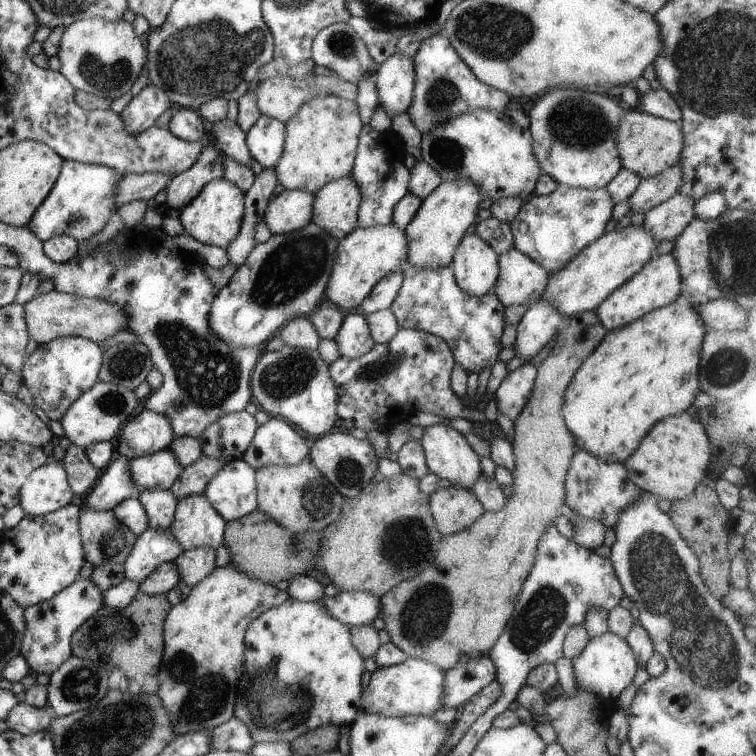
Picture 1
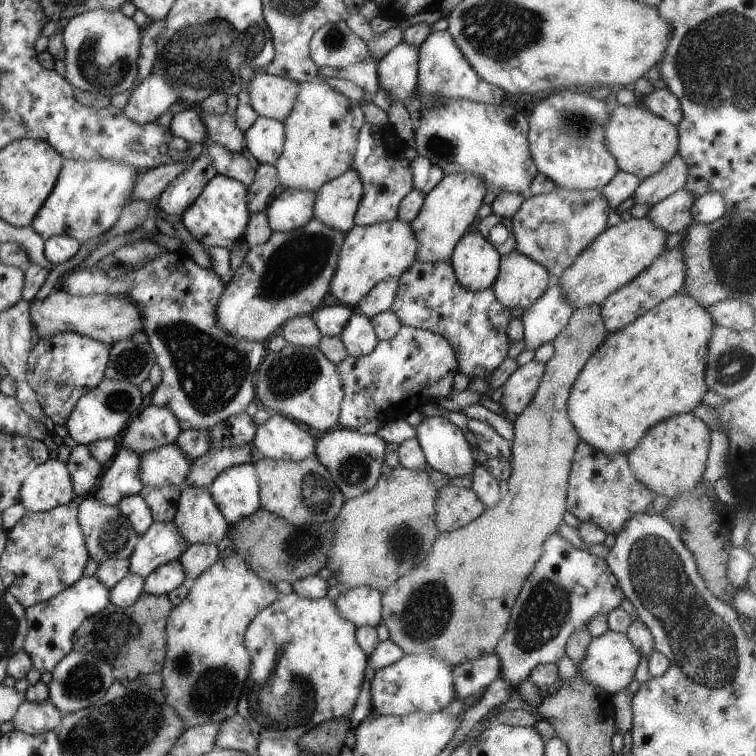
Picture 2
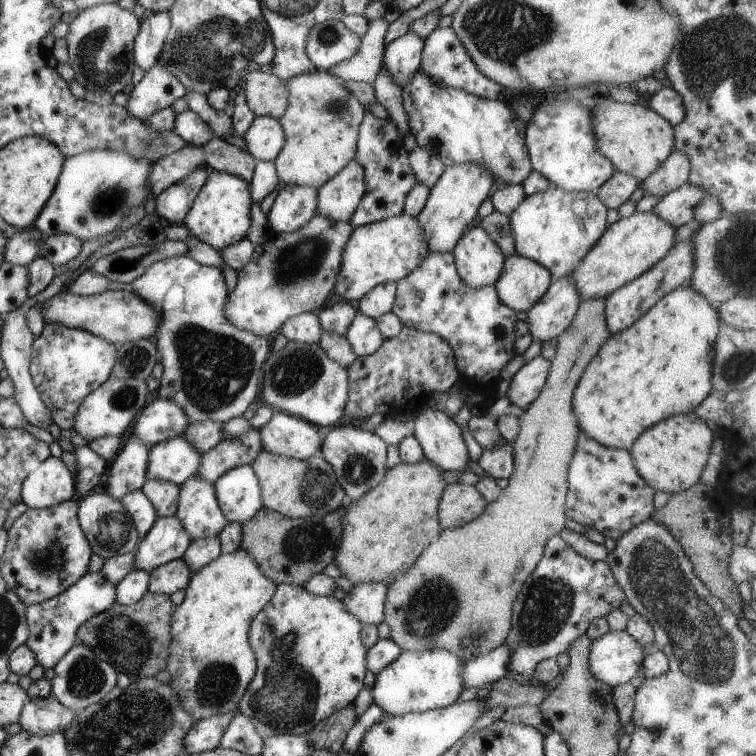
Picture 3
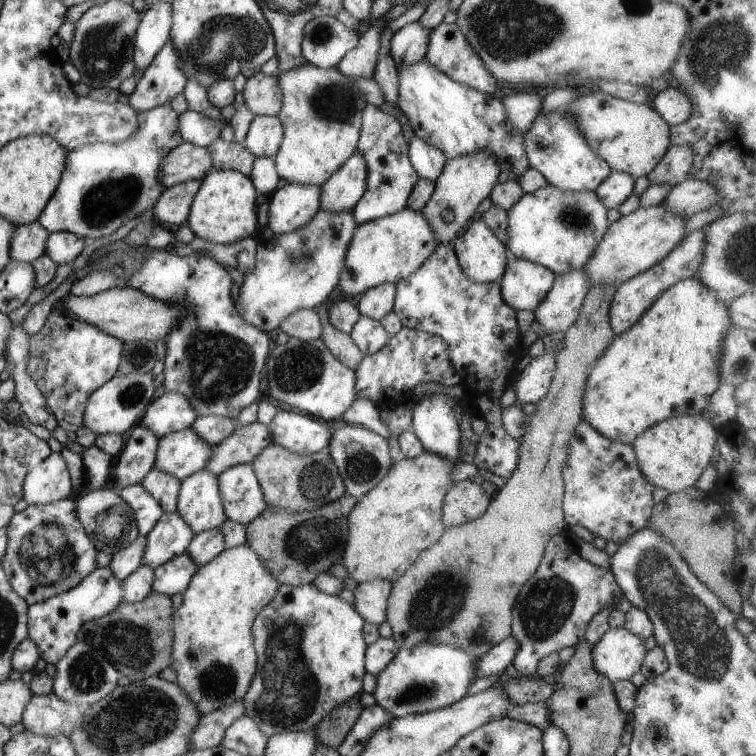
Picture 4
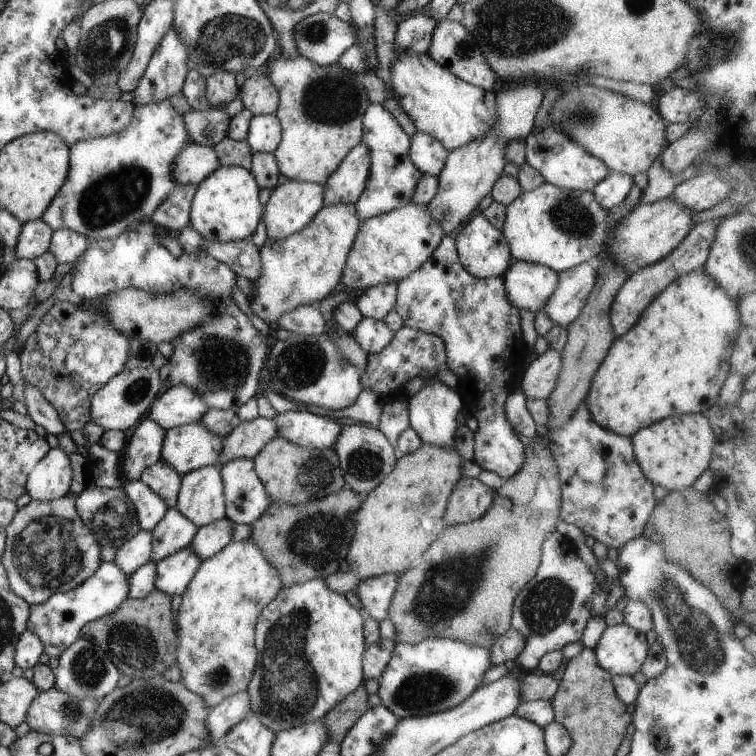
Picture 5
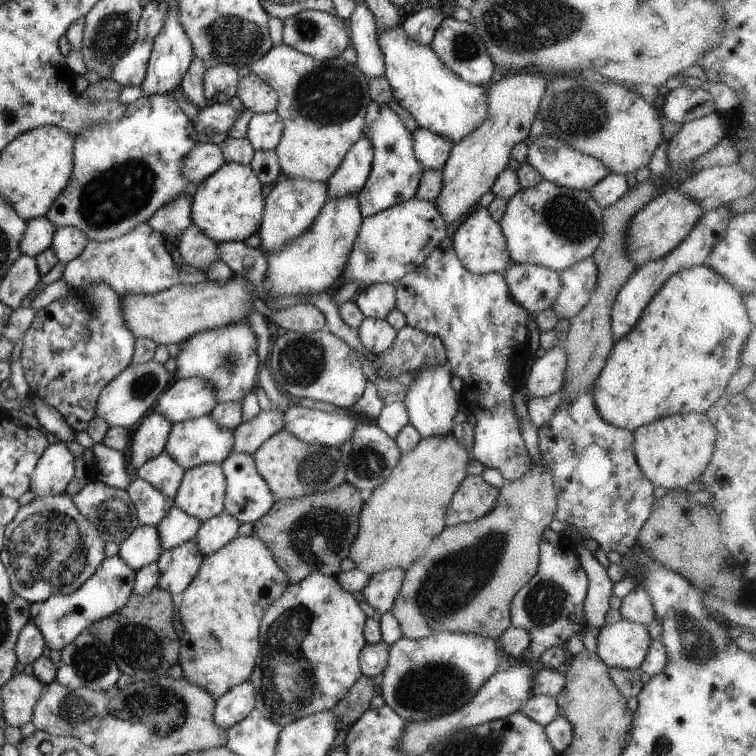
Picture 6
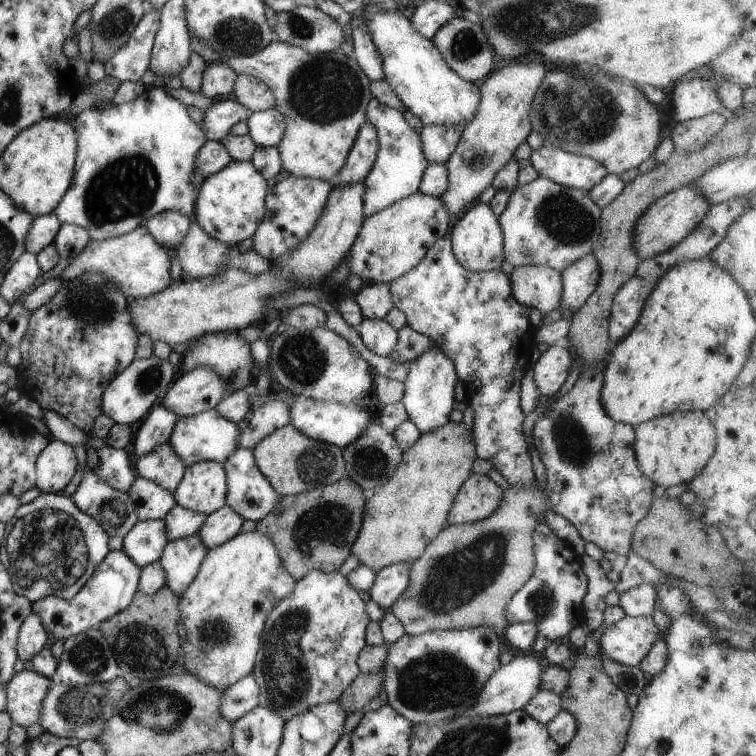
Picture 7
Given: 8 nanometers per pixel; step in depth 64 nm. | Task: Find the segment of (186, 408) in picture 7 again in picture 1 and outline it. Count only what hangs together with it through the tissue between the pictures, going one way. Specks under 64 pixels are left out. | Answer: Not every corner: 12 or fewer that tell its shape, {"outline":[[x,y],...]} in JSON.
{"outline":[[142,409],[126,421],[117,450],[133,459],[168,449],[164,415]]}

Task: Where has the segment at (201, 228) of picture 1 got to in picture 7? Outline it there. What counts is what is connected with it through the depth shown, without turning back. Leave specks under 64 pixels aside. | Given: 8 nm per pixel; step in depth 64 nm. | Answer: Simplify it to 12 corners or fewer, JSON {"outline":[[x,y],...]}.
{"outline":[[232,161],[203,180],[194,221],[239,245],[265,213],[266,179]]}

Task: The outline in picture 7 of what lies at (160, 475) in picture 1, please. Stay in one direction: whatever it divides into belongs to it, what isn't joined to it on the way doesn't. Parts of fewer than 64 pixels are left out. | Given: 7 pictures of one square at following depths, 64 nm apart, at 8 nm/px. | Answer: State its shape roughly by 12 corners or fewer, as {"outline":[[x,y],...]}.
{"outline":[[210,409],[180,417],[168,444],[186,467],[224,464],[242,425]]}

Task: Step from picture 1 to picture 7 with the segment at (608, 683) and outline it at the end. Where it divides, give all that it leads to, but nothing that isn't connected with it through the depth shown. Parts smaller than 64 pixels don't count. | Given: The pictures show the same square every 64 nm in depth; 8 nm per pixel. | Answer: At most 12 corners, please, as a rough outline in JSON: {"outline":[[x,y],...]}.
{"outline":[[652,617],[607,625],[599,650],[638,667],[663,636]]}

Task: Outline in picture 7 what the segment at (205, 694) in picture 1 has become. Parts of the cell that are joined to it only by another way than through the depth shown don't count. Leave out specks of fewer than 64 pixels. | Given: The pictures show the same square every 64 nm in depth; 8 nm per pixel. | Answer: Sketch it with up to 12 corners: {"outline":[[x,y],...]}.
{"outline":[[261,532],[210,549],[180,595],[188,673],[254,673],[297,582]]}

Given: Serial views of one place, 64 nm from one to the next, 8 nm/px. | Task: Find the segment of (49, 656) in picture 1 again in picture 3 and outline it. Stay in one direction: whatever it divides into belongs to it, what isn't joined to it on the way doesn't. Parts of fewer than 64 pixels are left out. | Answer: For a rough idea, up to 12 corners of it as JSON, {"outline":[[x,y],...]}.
{"outline":[[86,573],[27,606],[27,647],[52,668],[77,630],[110,608],[116,585]]}

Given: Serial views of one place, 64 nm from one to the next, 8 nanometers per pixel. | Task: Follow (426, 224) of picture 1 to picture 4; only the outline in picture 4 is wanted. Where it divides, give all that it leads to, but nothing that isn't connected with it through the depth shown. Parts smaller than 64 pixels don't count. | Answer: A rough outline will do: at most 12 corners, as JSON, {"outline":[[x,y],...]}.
{"outline":[[488,151],[446,161],[421,210],[452,243],[502,167]]}

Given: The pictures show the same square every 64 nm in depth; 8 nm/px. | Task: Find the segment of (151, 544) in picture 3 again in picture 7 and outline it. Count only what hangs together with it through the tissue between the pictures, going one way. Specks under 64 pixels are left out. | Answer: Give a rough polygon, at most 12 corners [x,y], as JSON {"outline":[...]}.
{"outline":[[174,505],[163,518],[168,542],[196,535],[206,515]]}

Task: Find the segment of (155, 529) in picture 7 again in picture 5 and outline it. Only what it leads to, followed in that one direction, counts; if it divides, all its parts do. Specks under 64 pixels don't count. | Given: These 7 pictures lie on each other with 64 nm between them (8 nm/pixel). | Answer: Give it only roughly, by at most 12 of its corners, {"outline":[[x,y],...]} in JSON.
{"outline":[[140,529],[113,561],[131,575],[151,560],[152,531]]}

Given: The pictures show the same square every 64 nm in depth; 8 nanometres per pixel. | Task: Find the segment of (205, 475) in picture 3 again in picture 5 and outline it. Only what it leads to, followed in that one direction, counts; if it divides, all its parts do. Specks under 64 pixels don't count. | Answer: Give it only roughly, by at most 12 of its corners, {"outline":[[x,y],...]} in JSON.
{"outline":[[274,419],[242,421],[214,464],[253,459],[277,436]]}

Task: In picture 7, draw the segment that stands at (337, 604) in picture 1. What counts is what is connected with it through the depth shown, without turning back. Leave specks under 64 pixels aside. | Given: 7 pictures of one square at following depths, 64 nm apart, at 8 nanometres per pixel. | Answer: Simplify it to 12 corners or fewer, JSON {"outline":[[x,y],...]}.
{"outline":[[410,563],[376,573],[366,591],[385,611],[405,591]]}

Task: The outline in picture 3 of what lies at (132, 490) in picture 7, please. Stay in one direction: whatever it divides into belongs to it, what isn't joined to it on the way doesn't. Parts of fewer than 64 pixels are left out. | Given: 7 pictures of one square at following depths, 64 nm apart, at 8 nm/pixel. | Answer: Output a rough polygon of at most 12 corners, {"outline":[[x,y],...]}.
{"outline":[[142,489],[121,501],[142,540],[158,518]]}

